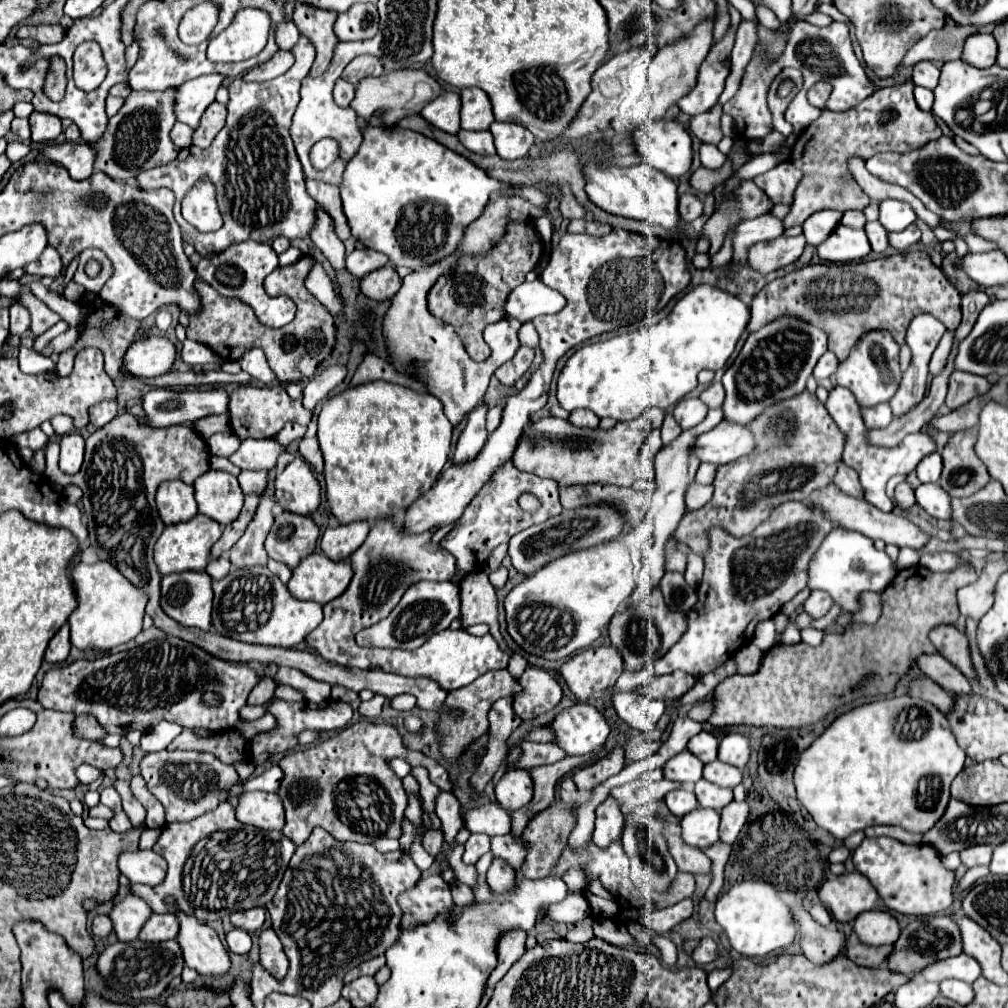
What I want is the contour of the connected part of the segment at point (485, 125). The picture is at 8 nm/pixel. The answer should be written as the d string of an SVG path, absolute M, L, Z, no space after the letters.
M478 87L460 91L462 97L462 127L468 131L486 131L494 123L494 113L488 95Z

